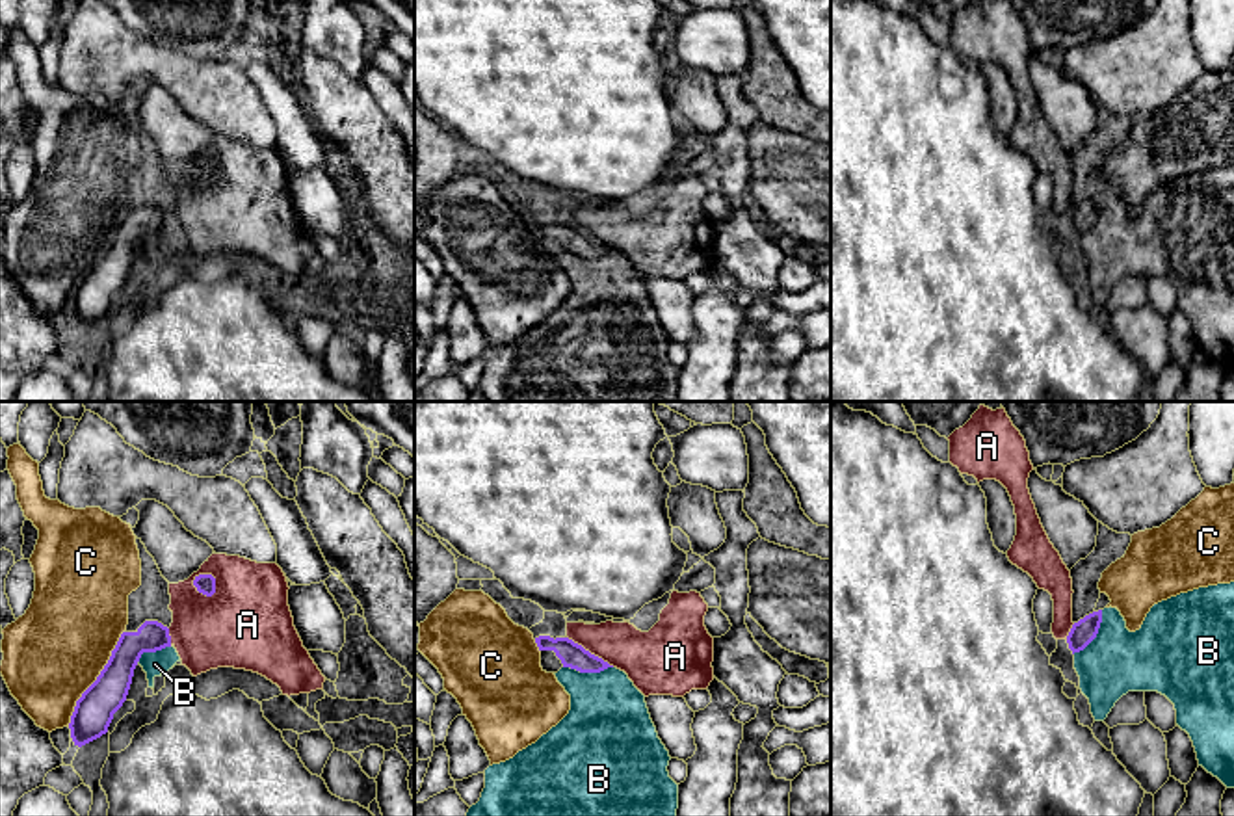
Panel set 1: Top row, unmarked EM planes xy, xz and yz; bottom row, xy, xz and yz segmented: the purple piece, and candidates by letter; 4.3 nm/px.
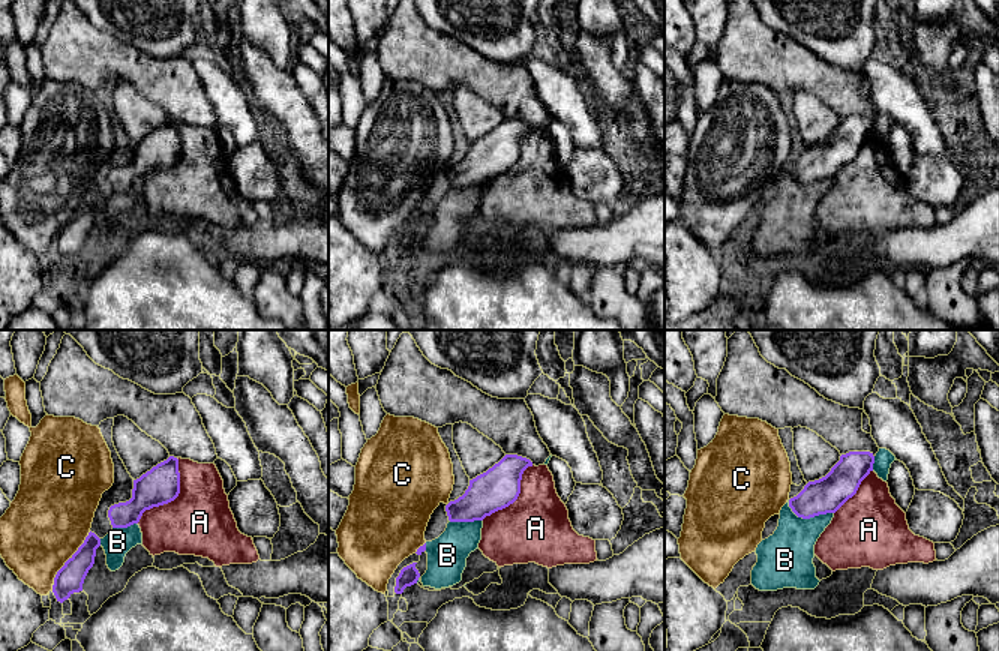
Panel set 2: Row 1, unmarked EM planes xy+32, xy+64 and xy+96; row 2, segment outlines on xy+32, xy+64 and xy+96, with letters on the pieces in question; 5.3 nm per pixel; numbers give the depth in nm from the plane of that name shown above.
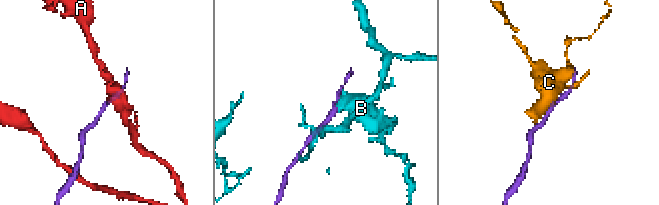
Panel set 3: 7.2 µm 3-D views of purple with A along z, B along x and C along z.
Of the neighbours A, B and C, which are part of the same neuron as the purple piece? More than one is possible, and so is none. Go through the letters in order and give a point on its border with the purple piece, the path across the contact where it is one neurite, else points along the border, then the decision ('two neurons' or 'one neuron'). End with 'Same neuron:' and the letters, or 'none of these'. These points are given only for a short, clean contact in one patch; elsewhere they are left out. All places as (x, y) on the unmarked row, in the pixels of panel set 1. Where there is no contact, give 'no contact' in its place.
A: contact xy (197, 173); two neurons
B: contact xz (588, 255); two neurons
C: contact xy (97, 263); two neurons
Same neuron: none of these

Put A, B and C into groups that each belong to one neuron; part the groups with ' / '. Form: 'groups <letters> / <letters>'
groups A / B / C

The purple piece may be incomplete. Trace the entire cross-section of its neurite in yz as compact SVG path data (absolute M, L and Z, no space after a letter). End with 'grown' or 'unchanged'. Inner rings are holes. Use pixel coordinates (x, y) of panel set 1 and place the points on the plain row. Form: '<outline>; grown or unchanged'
M1102 193L1093 195L1072 208L1067 219L1067 227L1072 238L1083 234L1096 221L1100 206L1102 206Z; unchanged

